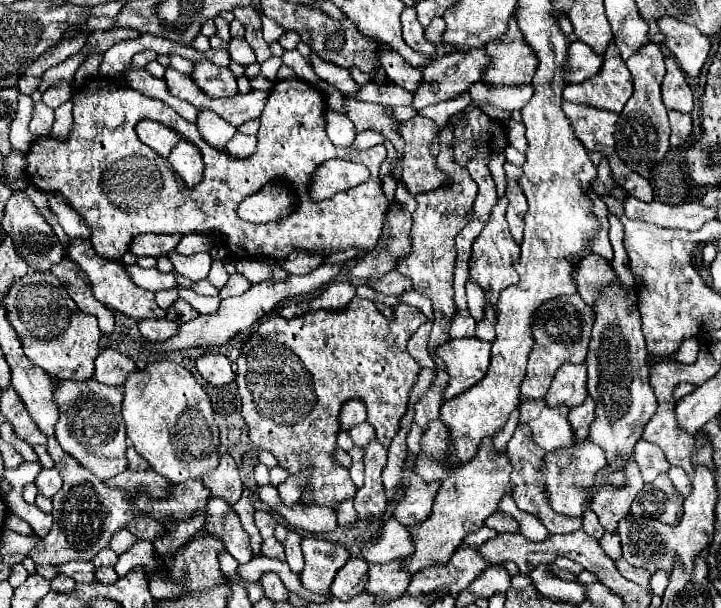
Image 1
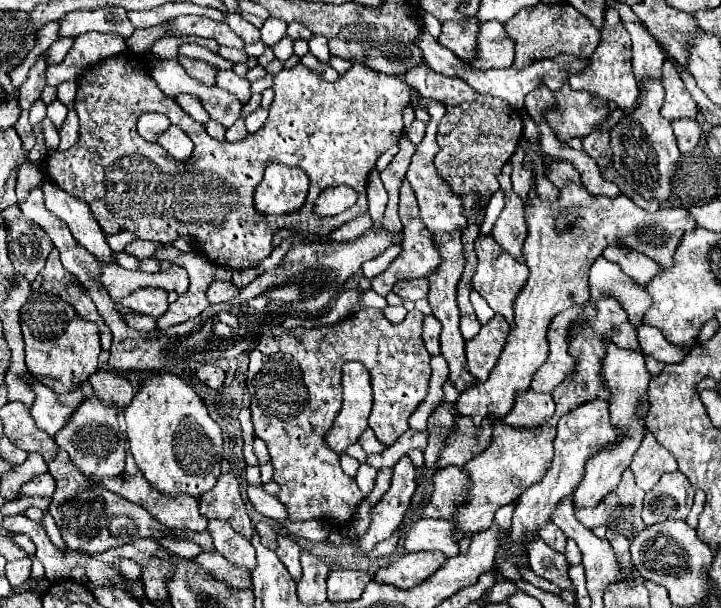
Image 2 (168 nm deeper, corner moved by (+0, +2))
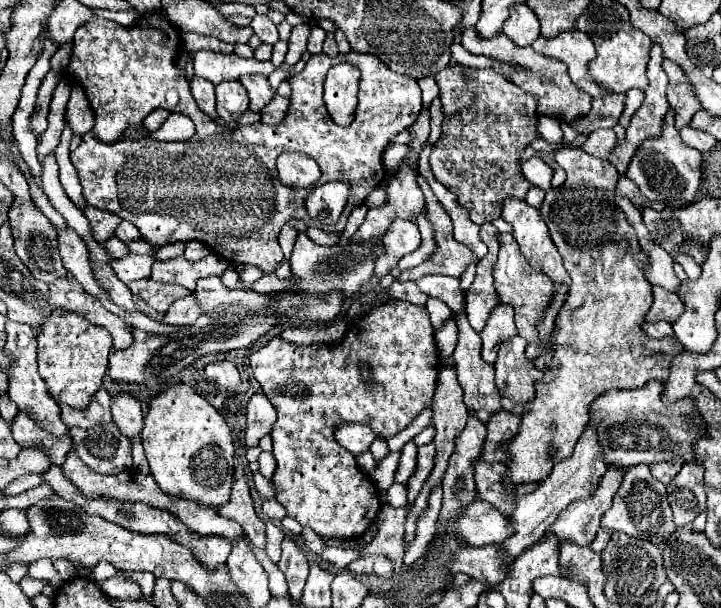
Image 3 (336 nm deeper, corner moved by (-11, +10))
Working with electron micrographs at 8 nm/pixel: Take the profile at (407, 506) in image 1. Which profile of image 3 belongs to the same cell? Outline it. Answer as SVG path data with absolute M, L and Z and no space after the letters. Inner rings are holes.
M476 462L476 488L478 500L490 502L504 514L510 514L516 508L516 494L512 484L504 484L506 464L502 462Z

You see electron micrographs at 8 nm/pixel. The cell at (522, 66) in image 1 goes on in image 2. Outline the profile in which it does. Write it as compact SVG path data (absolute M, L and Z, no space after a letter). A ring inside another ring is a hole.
M539 2L533 8L525 8L517 12L505 24L507 36L515 42L515 62L513 68L525 68L541 58L553 58L557 54L575 54L575 56L591 56L599 44L599 32L581 16L569 2L543 4Z

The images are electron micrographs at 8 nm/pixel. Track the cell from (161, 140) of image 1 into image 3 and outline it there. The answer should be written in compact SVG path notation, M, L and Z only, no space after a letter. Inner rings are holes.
M156 110L156 112L152 112L148 118L144 118L144 128L148 130L148 132L154 132L154 130L158 130L162 124L164 124L164 120L170 116L170 112L168 110Z

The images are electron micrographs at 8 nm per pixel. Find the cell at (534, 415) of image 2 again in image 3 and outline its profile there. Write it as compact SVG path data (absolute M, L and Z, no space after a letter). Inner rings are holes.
M522 336L508 338L498 348L496 368L496 386L502 396L502 408L512 414L528 412L526 404L534 398L534 382L542 376L542 370L536 370L530 360L524 356L526 340Z

